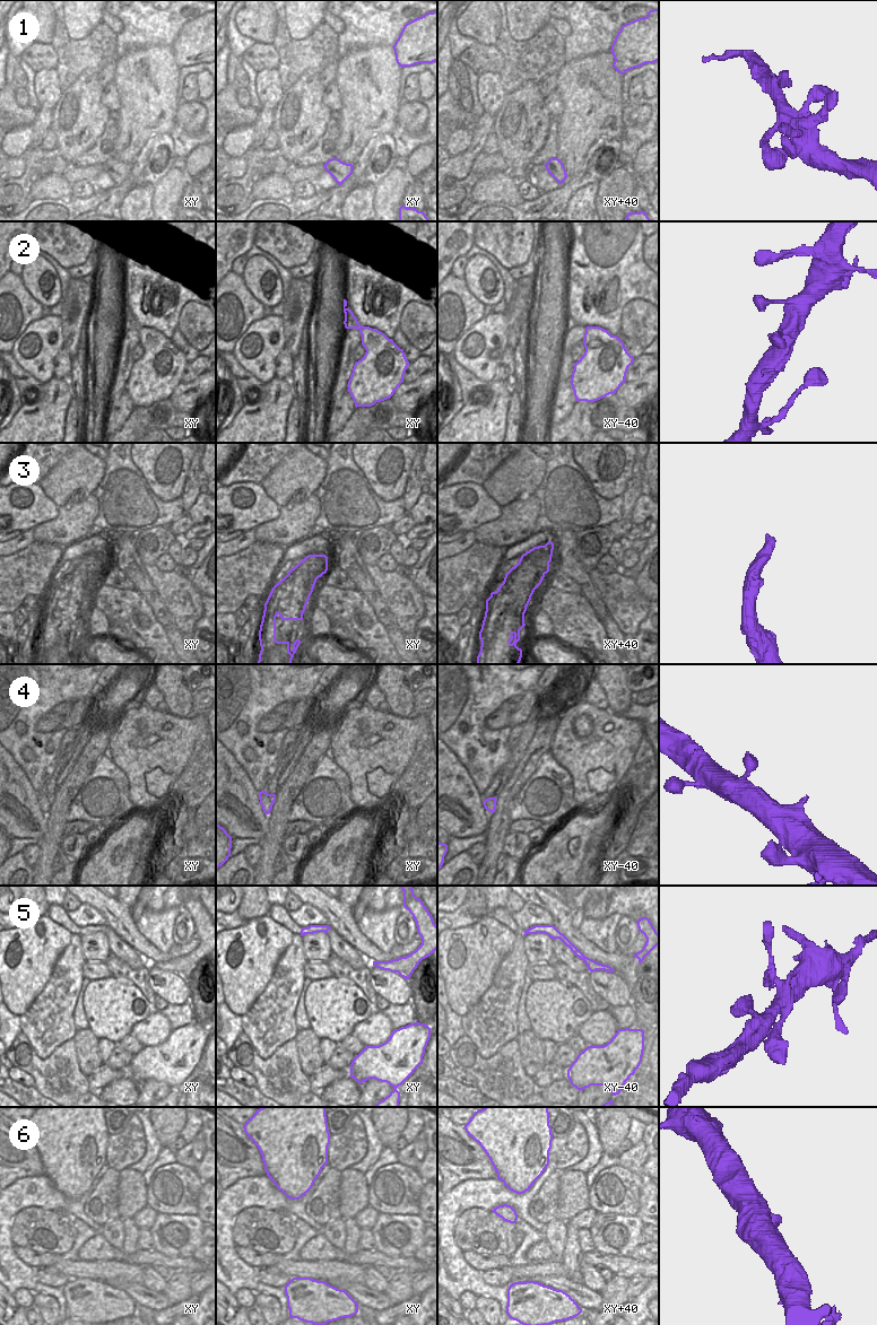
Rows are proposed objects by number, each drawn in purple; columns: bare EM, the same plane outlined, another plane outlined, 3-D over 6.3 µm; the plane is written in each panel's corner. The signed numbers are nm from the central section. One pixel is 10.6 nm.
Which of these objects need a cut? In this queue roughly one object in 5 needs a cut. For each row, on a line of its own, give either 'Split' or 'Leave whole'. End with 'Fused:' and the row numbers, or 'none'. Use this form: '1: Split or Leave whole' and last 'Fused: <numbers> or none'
1: Leave whole
2: Leave whole
3: Leave whole
4: Leave whole
5: Leave whole
6: Leave whole
Fused: none.

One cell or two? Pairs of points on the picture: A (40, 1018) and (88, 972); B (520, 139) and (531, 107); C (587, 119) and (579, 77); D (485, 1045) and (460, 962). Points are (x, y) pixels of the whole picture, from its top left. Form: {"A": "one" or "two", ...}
{"A": "two", "B": "one", "C": "one", "D": "two"}

